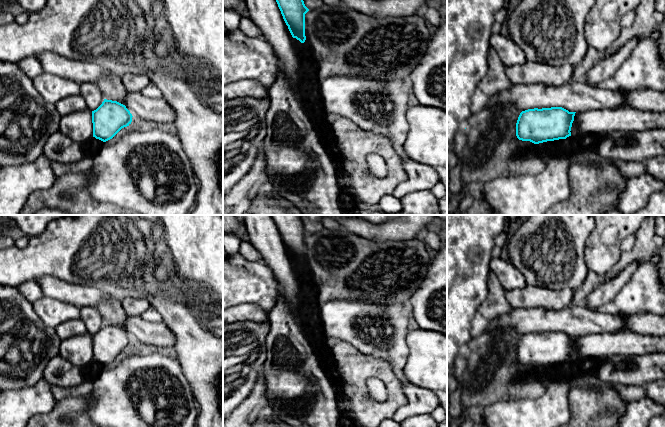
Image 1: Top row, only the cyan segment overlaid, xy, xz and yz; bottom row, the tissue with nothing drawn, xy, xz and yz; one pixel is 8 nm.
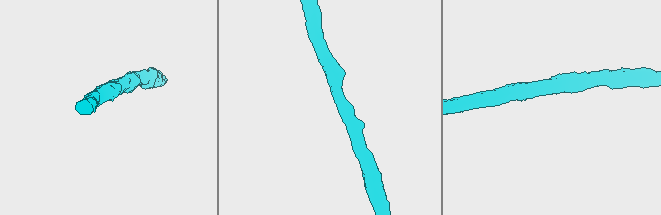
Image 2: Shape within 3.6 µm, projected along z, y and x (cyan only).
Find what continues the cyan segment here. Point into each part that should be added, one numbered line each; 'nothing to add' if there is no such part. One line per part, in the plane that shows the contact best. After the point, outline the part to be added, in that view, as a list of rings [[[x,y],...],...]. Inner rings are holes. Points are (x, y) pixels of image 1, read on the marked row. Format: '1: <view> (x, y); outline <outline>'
nothing to add

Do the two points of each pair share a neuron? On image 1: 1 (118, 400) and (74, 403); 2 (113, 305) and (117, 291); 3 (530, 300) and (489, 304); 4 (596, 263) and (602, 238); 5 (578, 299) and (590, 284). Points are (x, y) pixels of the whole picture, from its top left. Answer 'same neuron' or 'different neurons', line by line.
1: different neurons
2: different neurons
3: same neuron
4: same neuron
5: same neuron

